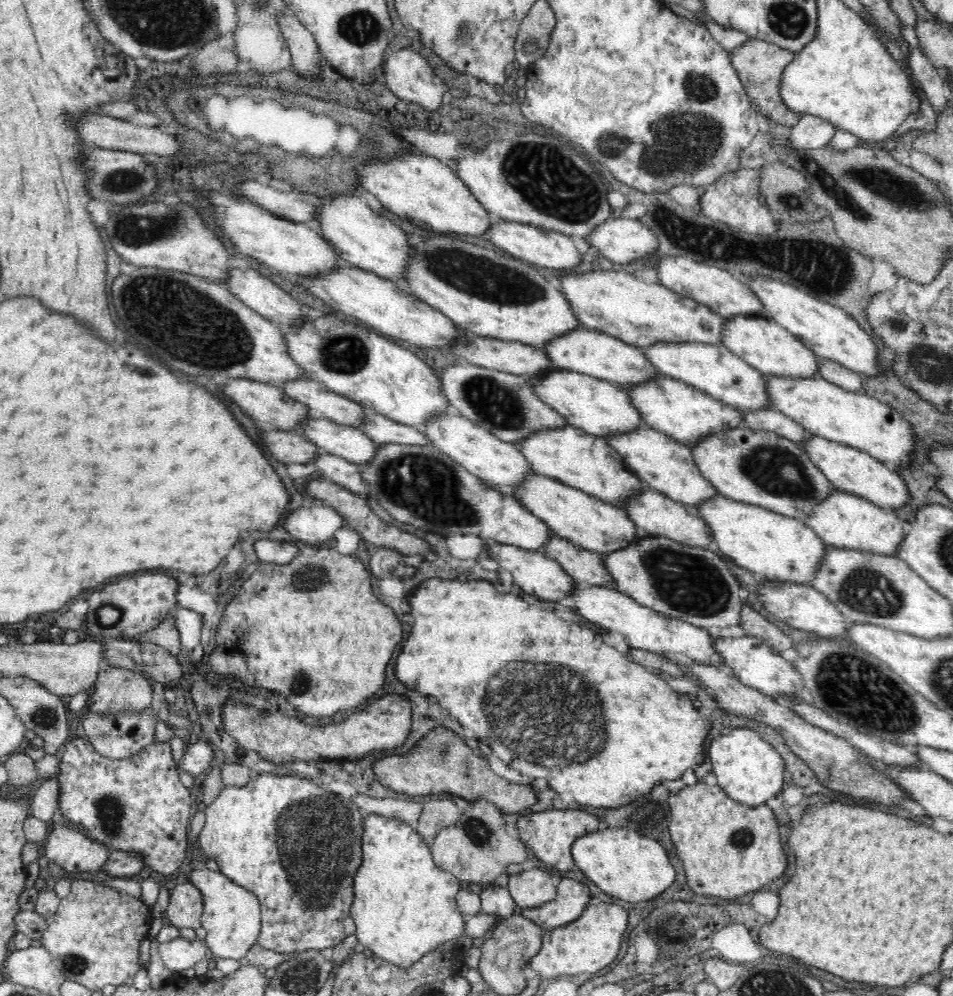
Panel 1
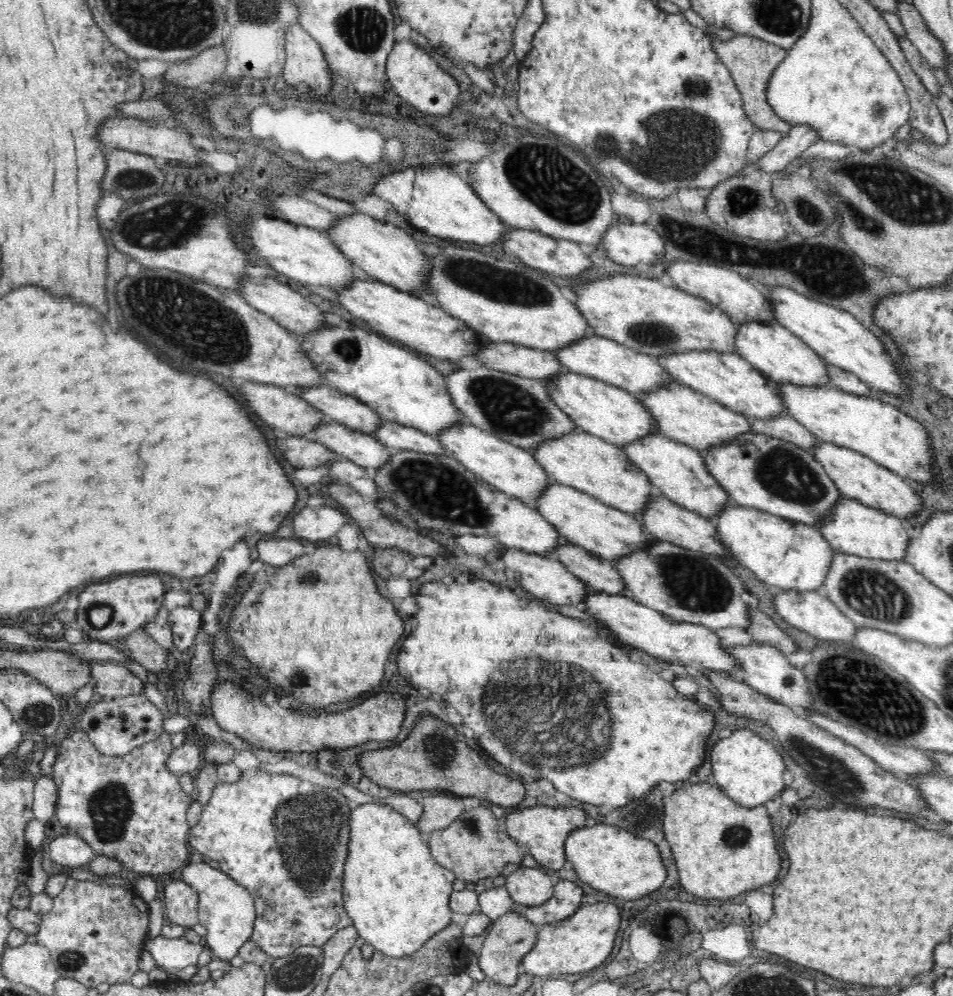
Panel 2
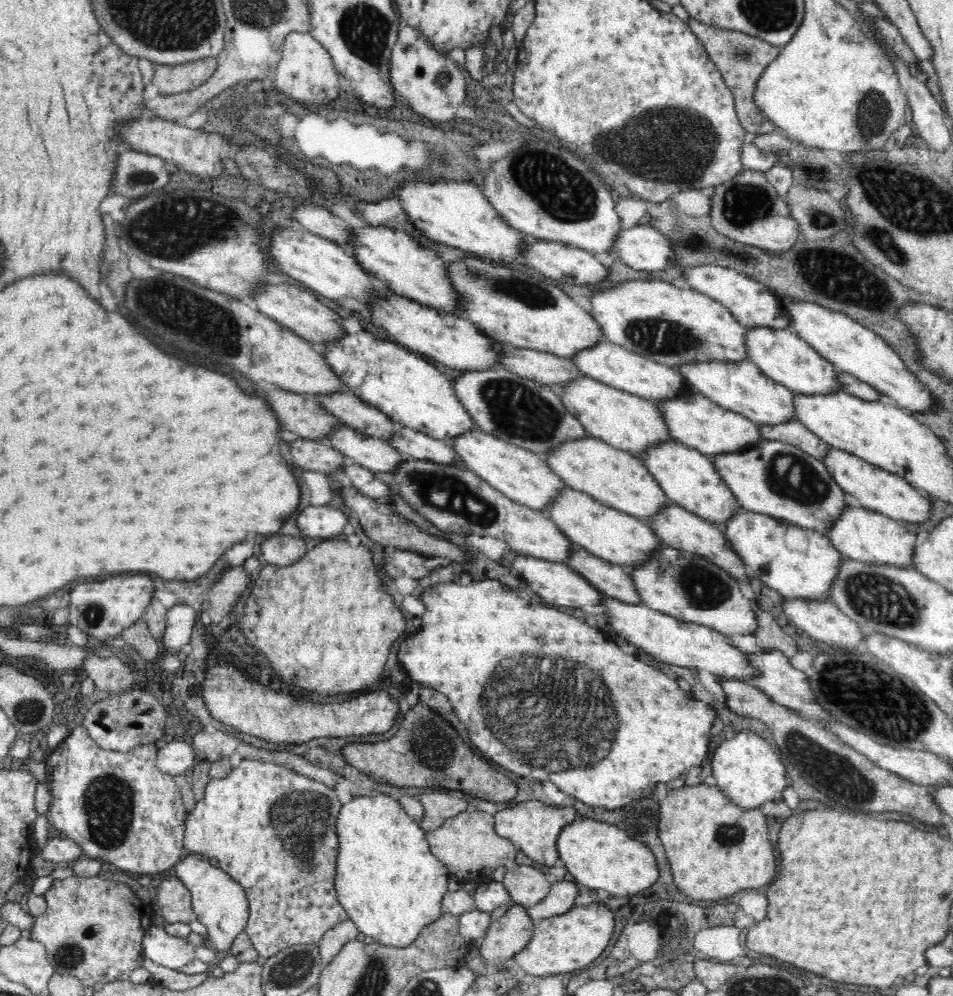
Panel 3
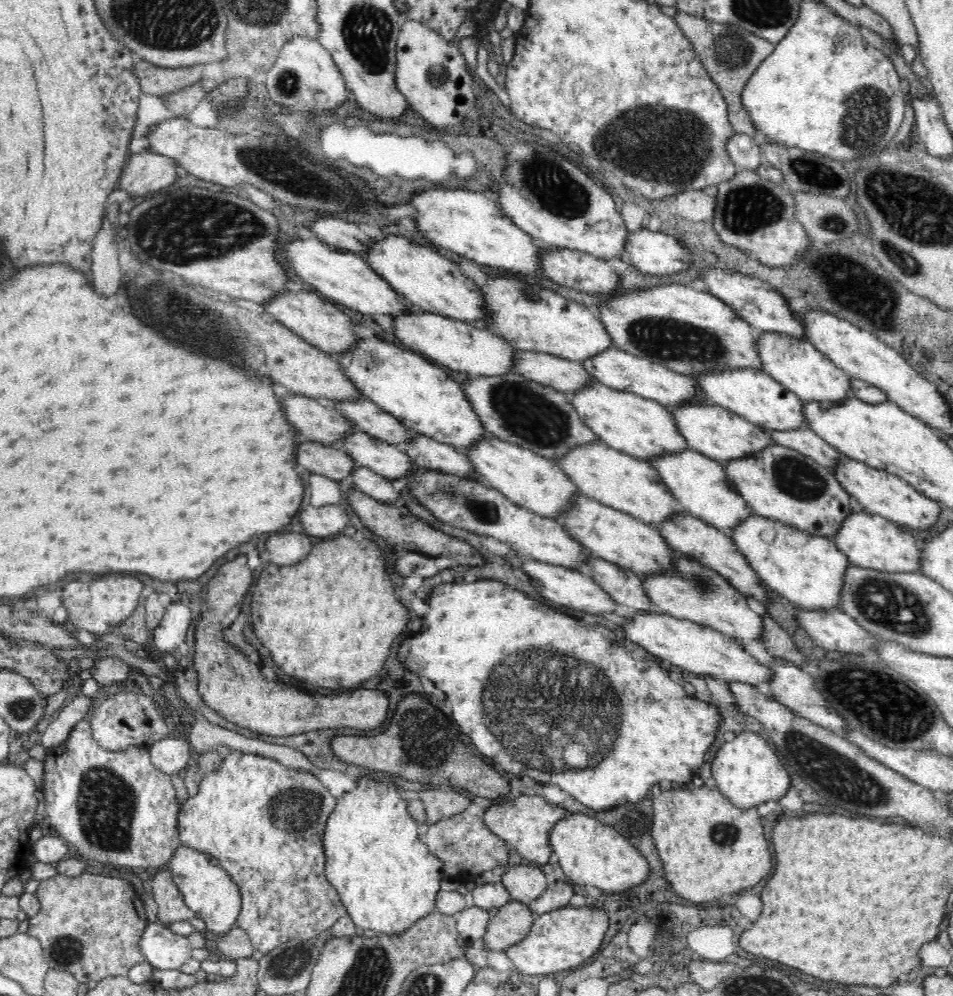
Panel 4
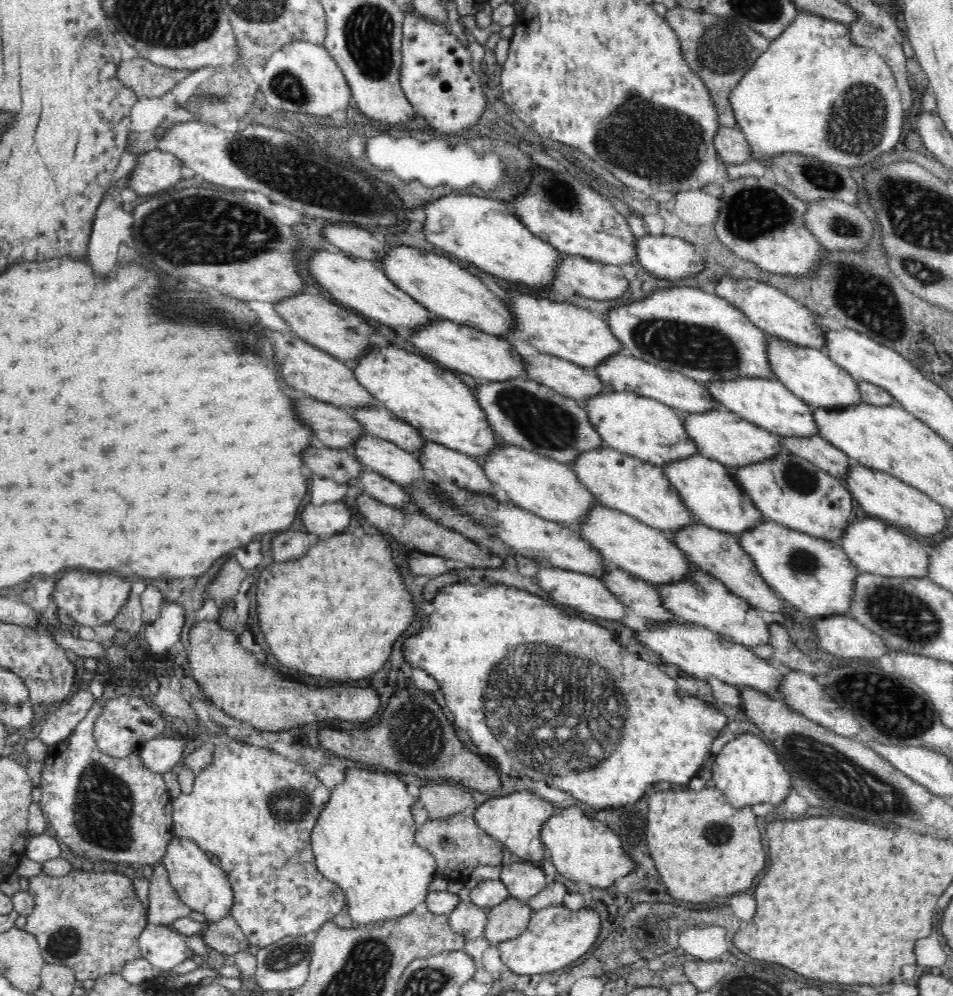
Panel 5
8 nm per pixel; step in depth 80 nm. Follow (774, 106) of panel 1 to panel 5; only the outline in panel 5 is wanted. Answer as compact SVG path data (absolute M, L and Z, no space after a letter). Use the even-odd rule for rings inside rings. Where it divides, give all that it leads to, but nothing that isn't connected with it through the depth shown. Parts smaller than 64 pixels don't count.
M679 5L667 11L668 26L672 27L680 39L682 60L688 63L688 67L692 67L692 71L696 71L696 75L700 75L704 87L708 87L721 126L736 129L736 119L728 96L744 73L756 62L756 58L768 48L771 40L732 18L714 16L712 13L698 12Z

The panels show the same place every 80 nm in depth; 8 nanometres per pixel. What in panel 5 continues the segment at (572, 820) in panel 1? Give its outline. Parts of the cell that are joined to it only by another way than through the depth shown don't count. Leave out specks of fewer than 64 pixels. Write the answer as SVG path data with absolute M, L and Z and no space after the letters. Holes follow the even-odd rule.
M529 790L516 791L505 797L492 797L481 803L475 811L474 821L487 835L494 837L525 862L537 864L542 860L546 852L540 840L540 826L557 811L552 803Z

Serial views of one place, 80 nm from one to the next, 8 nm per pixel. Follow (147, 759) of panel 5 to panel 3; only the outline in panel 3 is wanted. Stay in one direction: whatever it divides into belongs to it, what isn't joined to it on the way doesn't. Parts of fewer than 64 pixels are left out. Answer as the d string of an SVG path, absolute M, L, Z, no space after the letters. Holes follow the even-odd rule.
M178 737L170 744L160 745L156 766L169 775L188 775L197 762L194 748Z

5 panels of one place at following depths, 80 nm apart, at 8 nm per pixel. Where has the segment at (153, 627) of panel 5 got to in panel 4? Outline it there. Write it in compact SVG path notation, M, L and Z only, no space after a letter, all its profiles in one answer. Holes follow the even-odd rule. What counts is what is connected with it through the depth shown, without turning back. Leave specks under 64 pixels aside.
M186 603L168 604L160 625L152 630L152 639L158 651L170 653L184 643L190 622L192 622L192 614Z

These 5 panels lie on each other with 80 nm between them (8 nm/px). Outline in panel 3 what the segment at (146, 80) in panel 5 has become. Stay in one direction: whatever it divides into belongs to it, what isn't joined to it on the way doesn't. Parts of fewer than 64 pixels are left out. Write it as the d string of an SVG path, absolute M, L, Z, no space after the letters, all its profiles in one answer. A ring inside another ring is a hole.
M208 59L196 60L196 64L186 66L160 66L154 65L155 73L152 85L162 94L170 92L186 92L198 88L208 80Z

